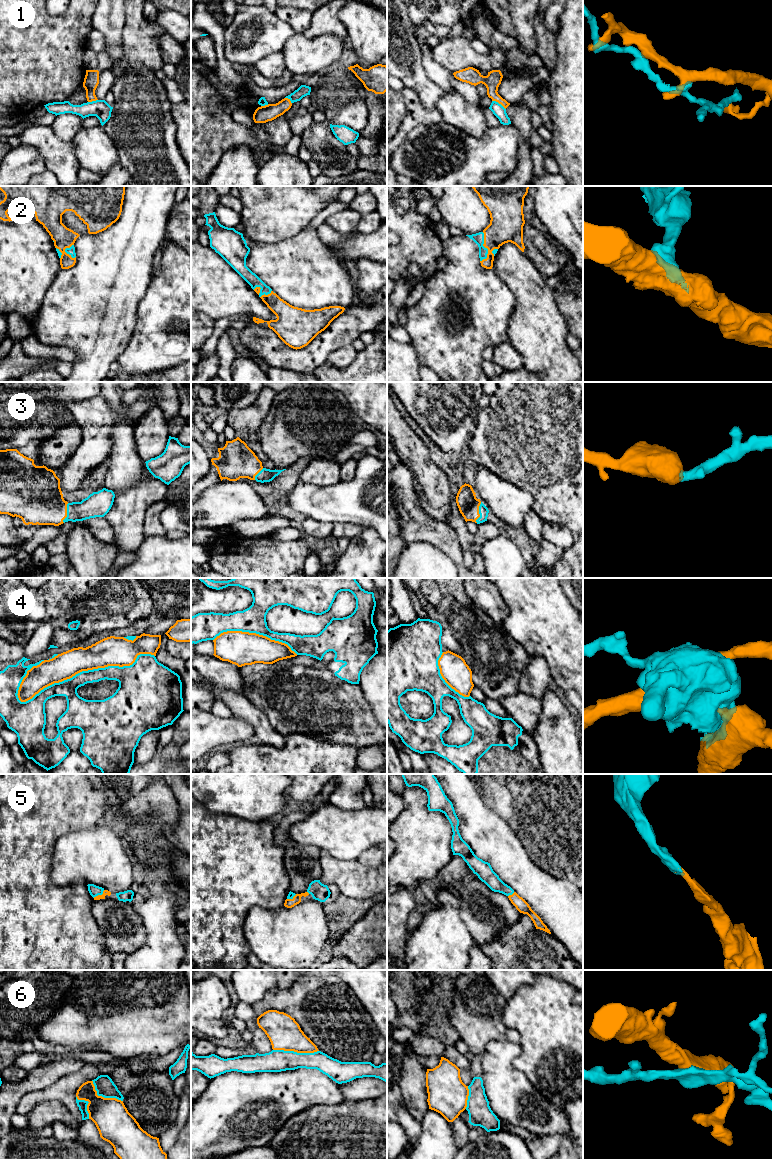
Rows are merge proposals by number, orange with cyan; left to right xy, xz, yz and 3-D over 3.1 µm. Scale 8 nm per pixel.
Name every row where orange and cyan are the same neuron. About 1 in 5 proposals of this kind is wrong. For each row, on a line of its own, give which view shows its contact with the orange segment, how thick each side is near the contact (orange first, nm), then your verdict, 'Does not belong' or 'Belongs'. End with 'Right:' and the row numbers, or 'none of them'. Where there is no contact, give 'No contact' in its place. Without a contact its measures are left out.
1: Touches orange in yz. Thickness 130 nm (orange) against 100 nm. Does not belong
2: Touches orange in yz. Thickness 280 nm (orange) against 90 nm. Belongs
3: Touches orange in yz. Thickness 170 nm (orange) against 80 nm. Belongs
4: Touches orange in xy. Thickness 220 nm (orange) against 140 nm. Does not belong
5: Touches orange in xy. Thickness 50 nm (orange) against 90 nm. Belongs
6: Touches orange in xz. Thickness 260 nm (orange) against 180 nm. Does not belong
Right: 2, 3, 5

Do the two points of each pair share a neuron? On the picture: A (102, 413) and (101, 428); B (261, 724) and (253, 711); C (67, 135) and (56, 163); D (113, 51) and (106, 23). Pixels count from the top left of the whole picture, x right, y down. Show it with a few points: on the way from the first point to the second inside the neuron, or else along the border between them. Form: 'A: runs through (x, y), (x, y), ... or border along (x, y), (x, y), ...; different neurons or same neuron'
A: runs through (101, 417), (101, 424); same neuron
B: runs through (259, 721), (253, 714); same neuron
C: border along (51, 125), (58, 137), (63, 141), (70, 142); different neurons
D: runs through (113, 44), (111, 30); same neuron

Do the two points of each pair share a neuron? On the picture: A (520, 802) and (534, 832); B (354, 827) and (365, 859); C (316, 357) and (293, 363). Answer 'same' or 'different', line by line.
A: same
B: different
C: same

